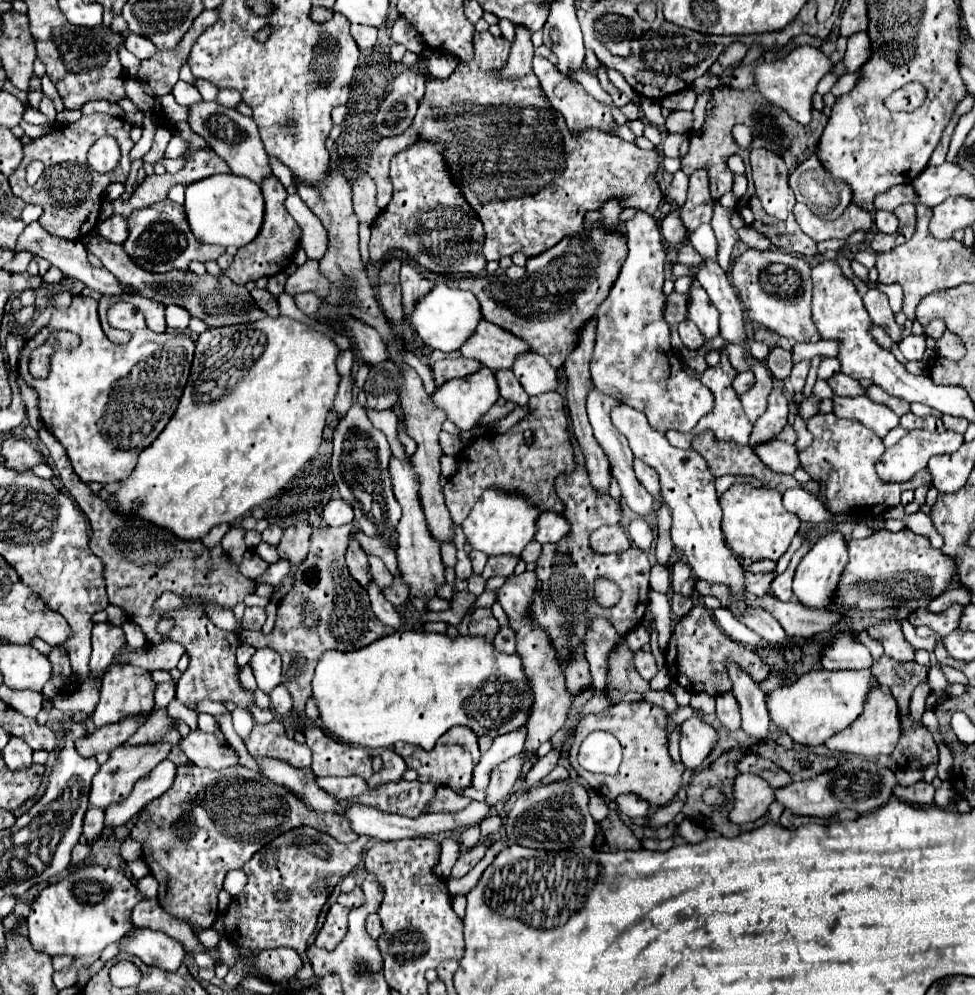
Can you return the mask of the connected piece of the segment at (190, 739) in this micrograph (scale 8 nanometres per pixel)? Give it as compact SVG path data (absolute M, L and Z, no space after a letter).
M194 730L186 738L180 740L182 752L188 760L200 768L222 770L230 766L238 766L238 754L226 742L220 742L216 736Z

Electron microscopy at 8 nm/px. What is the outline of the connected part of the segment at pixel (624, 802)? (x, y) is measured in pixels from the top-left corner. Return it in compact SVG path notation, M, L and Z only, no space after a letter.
M620 794L616 800L616 810L628 818L646 818L650 804L634 794Z

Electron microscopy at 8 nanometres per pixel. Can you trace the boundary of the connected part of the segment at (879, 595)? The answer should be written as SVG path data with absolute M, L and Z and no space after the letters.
M908 528L900 532L880 530L870 538L850 542L850 562L842 572L842 582L838 586L838 606L860 610L904 608L906 612L912 612L916 608L926 608L932 598L942 594L952 576L954 564L942 554L942 550L934 550L928 538L918 536Z

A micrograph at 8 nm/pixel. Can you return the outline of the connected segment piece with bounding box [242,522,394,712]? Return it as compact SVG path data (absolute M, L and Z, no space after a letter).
M350 522L340 528L314 530L312 538L310 538L308 558L298 566L292 592L278 604L278 618L276 618L272 632L270 634L246 632L246 630L242 632L244 642L252 644L254 648L272 648L282 656L282 684L290 690L290 694L294 698L294 712L304 712L304 704L306 704L308 696L312 694L314 668L326 650L342 650L342 652L360 650L368 644L372 644L374 640L394 632L394 628L384 626L382 622L378 622L378 618L374 618L374 612L372 612L370 600L368 600L368 592L362 590L362 586L358 586L358 582L354 582L354 578L350 578L350 574L346 570L344 554L348 548L348 538L350 538L352 530L356 530L356 528L358 528L358 524Z

